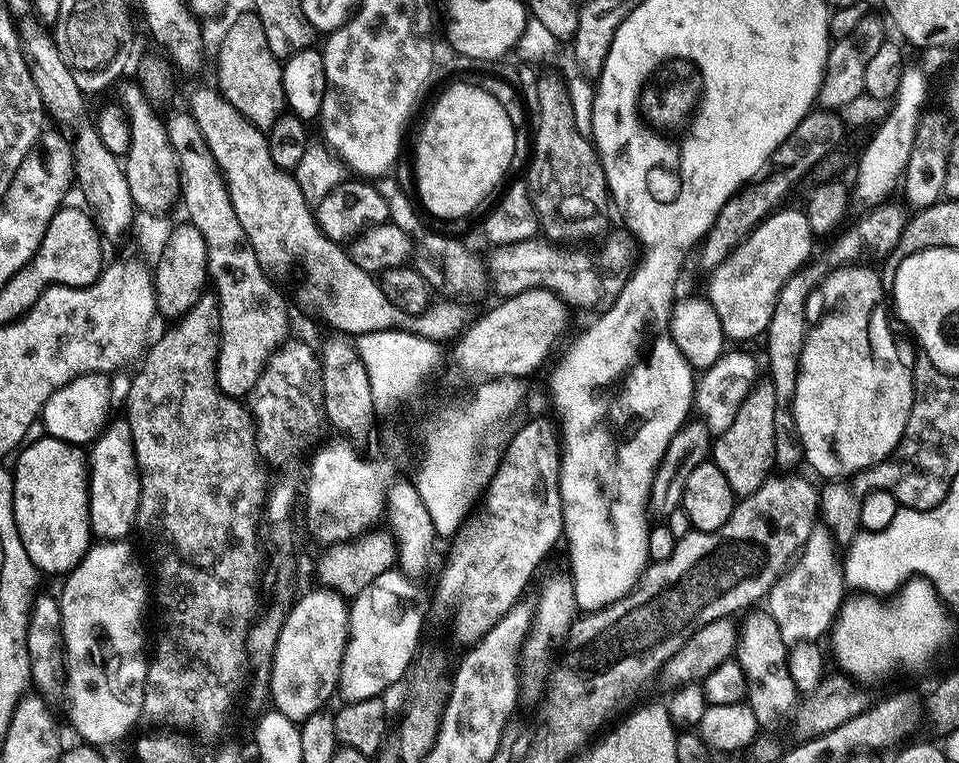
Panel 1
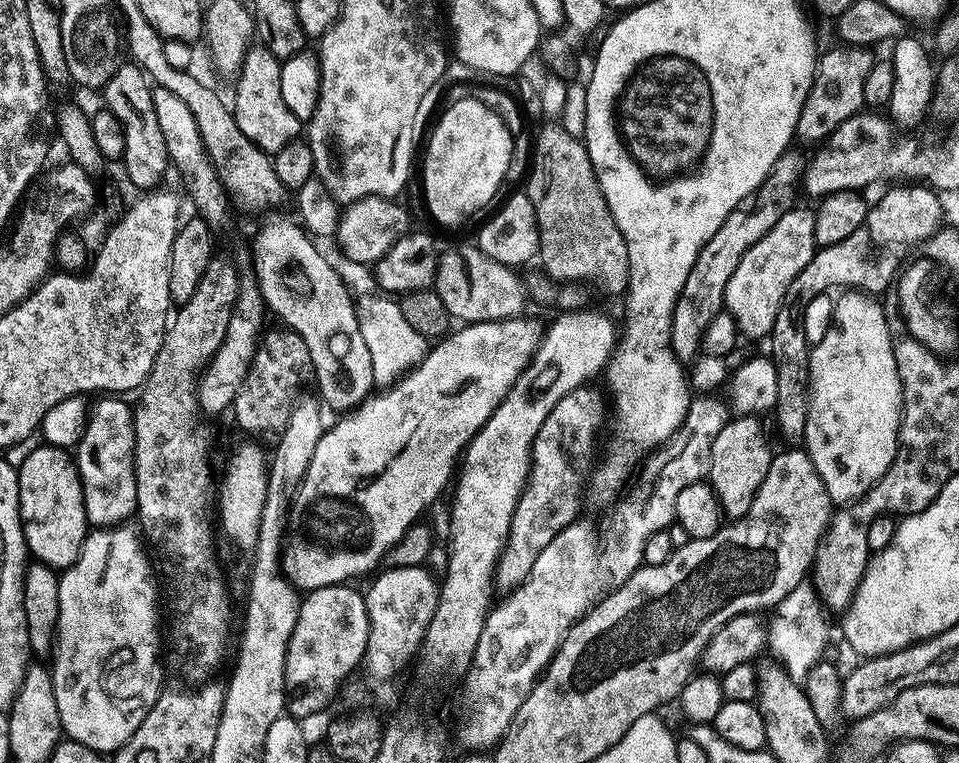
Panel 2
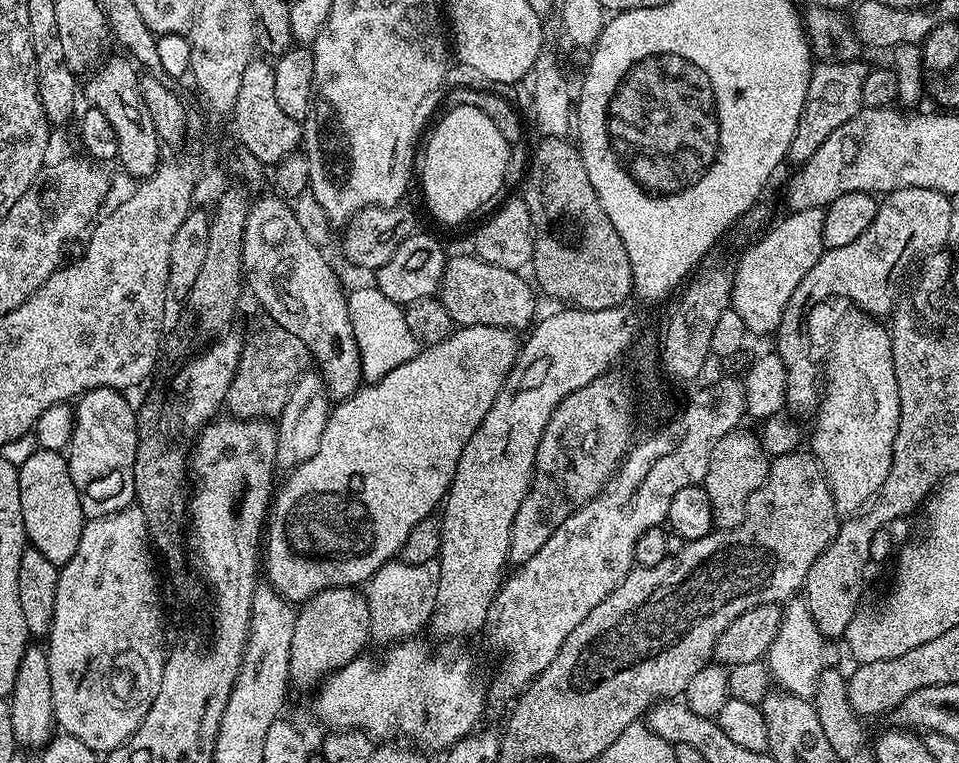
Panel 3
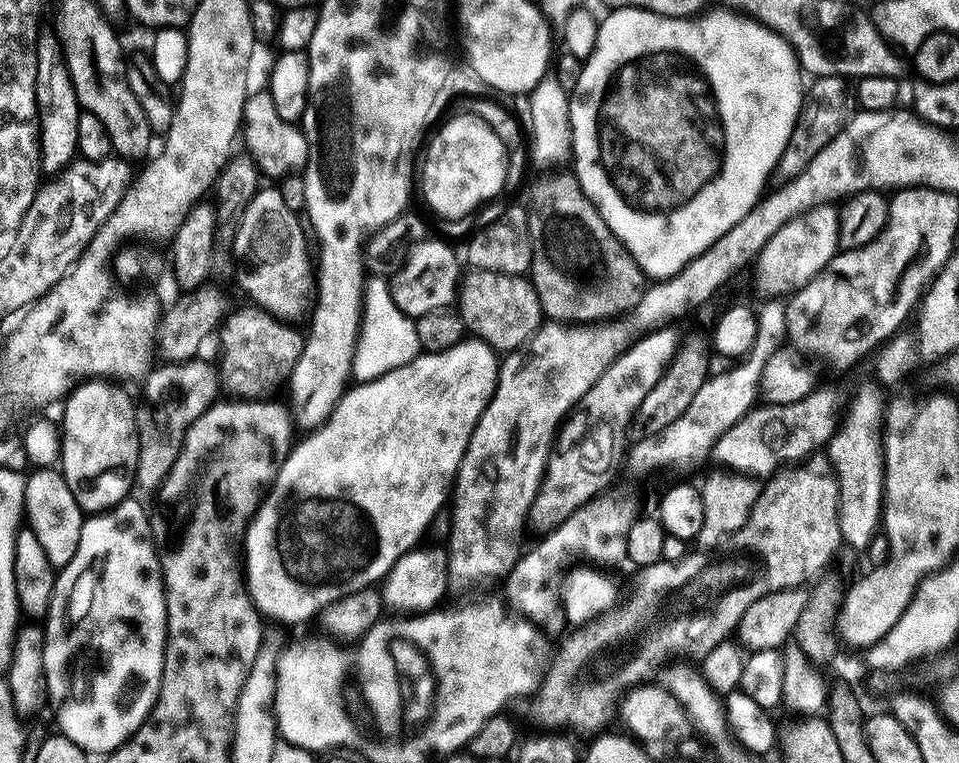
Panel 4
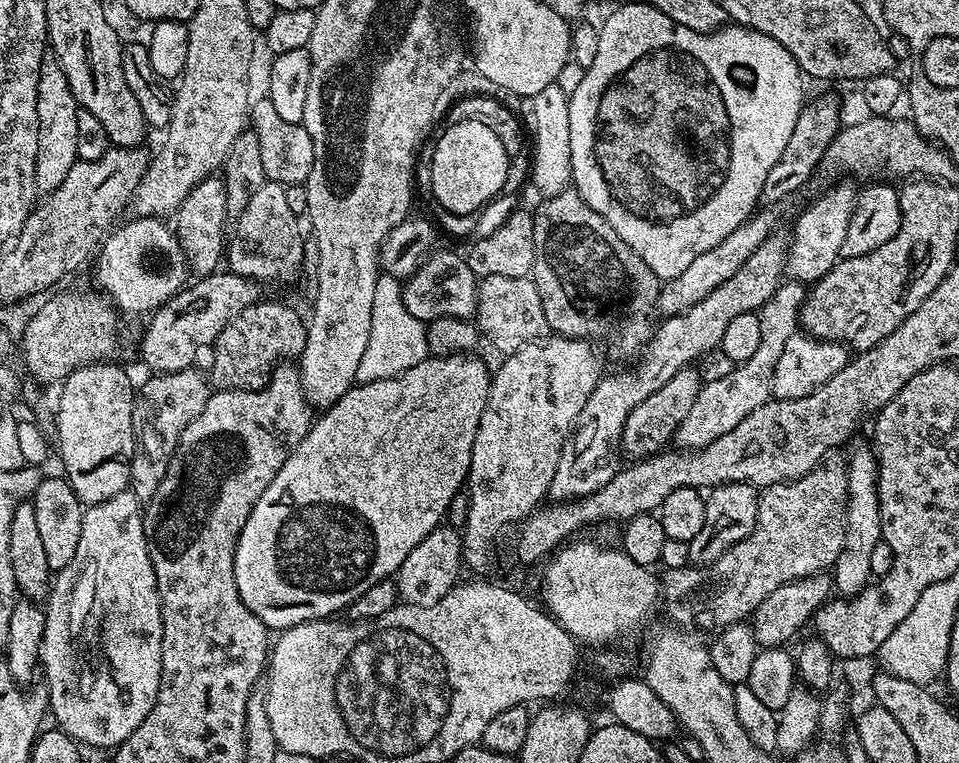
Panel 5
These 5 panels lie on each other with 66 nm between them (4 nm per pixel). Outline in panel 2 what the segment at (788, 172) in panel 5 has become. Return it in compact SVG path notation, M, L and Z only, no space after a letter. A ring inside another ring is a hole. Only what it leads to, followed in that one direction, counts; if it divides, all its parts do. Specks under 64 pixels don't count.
M839 46L819 57L816 66L816 78L808 92L806 102L798 114L796 136L804 140L823 142L831 136L832 131L851 116L865 107L866 77L876 65L878 56L868 46Z

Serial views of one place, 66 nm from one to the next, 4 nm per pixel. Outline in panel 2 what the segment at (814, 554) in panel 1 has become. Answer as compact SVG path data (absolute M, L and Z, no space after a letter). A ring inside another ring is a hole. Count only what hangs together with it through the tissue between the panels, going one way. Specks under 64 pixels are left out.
M811 583L794 586L786 598L782 598L774 609L776 616L766 628L767 647L777 655L779 663L788 671L793 682L802 682L811 668L822 660L824 647L828 644L828 620L824 617L825 605Z

